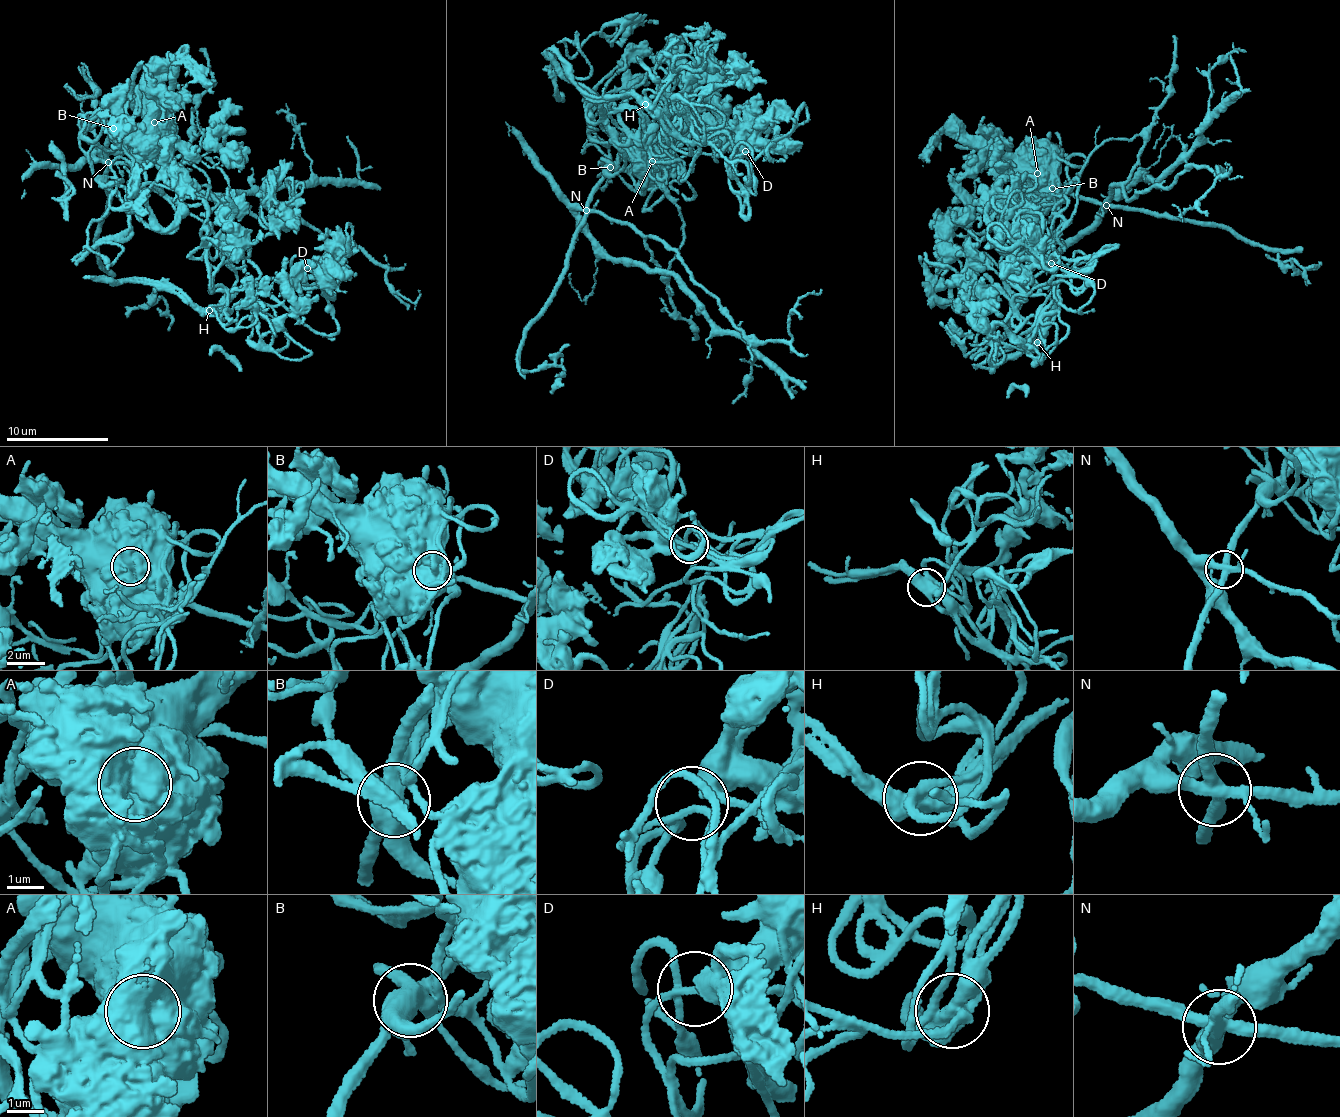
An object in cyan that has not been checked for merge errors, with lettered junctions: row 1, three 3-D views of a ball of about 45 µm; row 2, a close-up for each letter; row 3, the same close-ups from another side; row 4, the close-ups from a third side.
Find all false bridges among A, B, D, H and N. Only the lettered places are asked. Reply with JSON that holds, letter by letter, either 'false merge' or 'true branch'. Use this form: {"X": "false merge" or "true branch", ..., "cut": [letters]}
{"A": "false merge", "B": "false merge", "D": "true branch", "H": "true branch", "N": "false merge", "cut": ["A", "B", "N"]}

